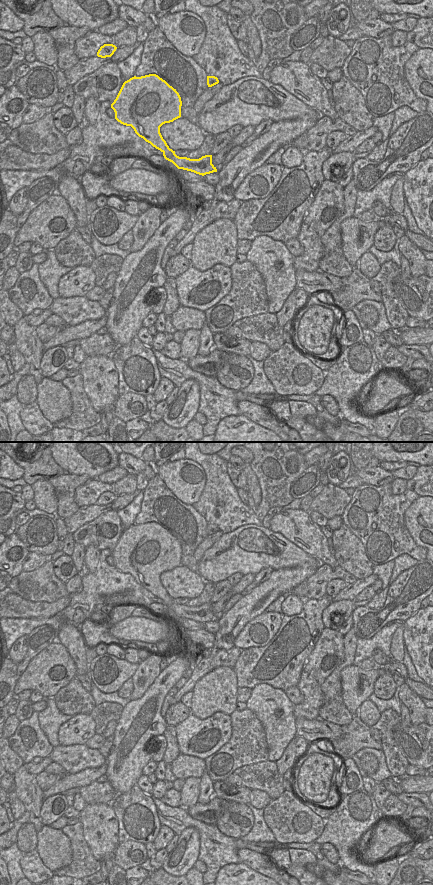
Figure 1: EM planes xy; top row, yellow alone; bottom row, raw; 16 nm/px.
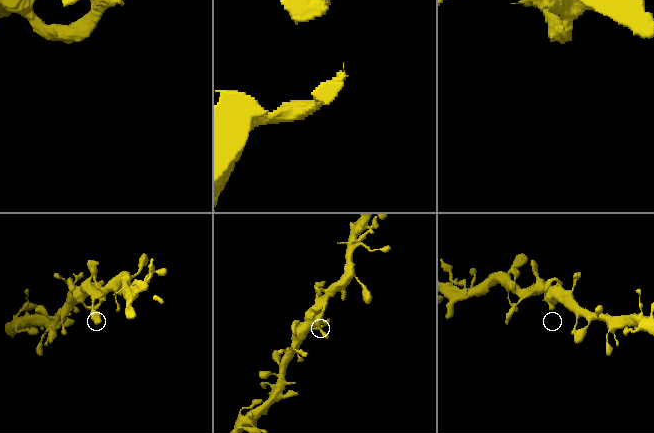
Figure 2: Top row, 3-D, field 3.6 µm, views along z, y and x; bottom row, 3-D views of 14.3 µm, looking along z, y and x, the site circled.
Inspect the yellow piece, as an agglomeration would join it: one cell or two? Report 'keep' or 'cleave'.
keep

